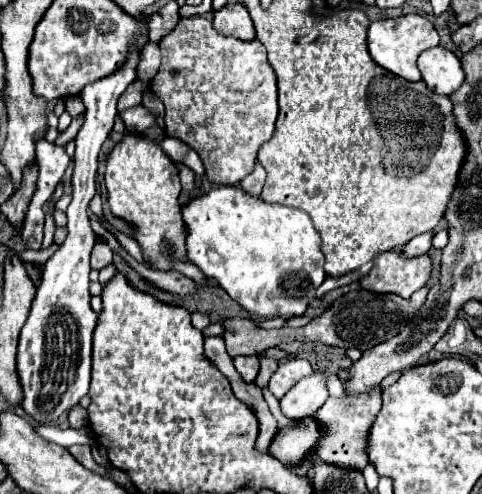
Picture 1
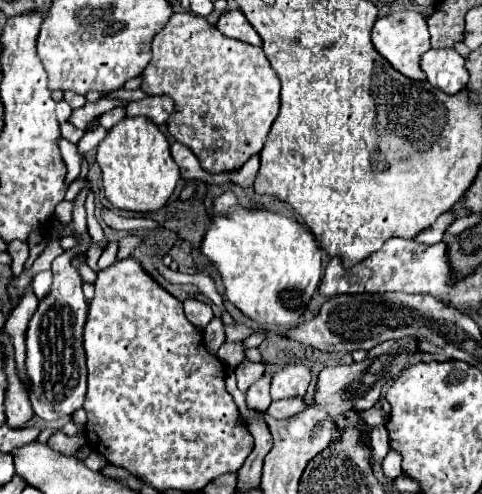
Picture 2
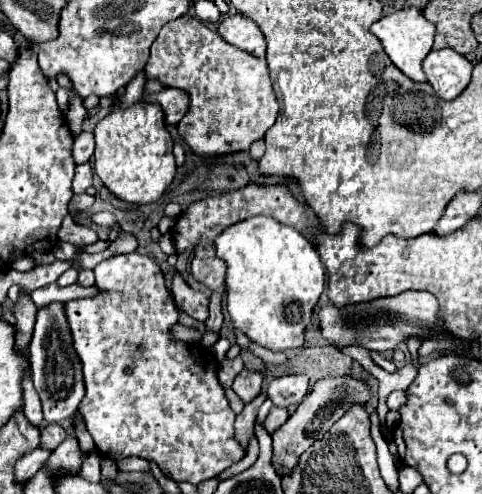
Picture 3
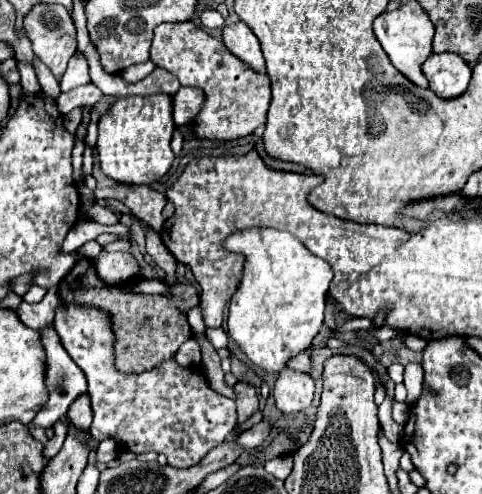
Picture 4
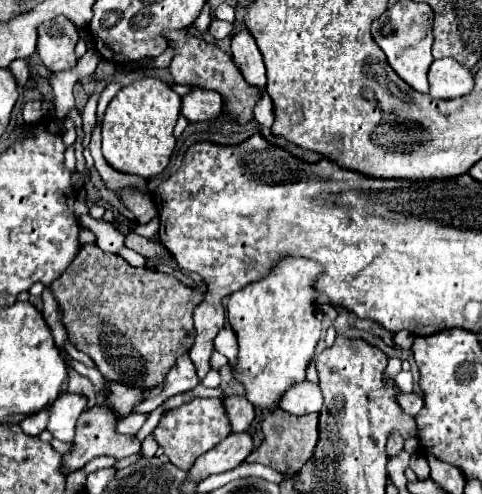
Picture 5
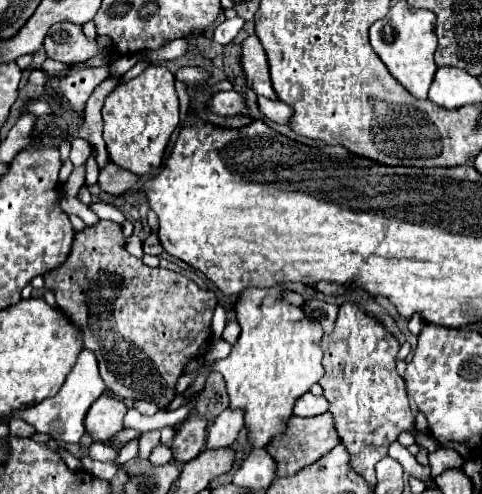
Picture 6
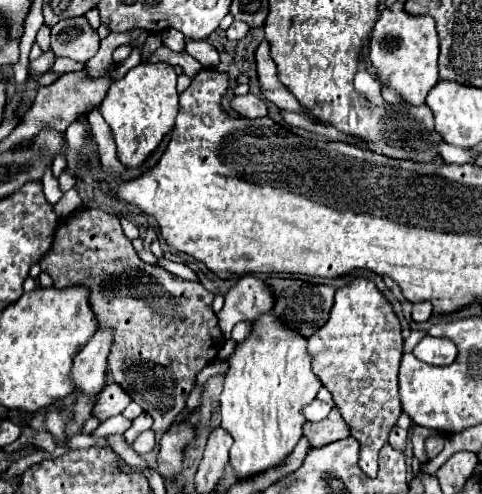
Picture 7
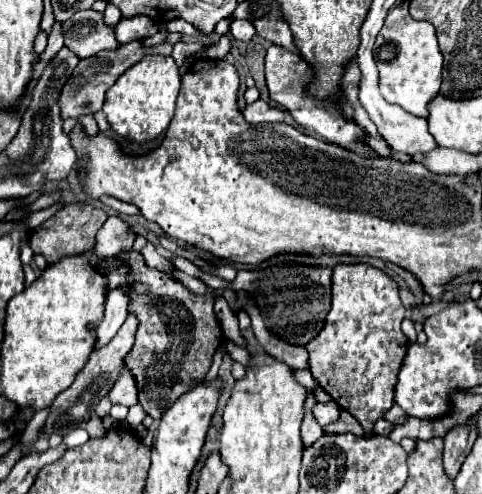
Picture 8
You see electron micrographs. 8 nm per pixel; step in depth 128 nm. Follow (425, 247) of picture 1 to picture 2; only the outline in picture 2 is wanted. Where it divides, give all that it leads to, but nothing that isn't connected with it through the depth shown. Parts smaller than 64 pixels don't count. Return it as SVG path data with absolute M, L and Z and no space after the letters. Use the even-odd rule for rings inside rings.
M452 210L440 214L430 228L426 228L424 232L420 232L420 236L416 236L416 240L420 240L422 244L436 244L436 242L440 242L444 238L448 226L454 222L454 218L456 218L456 214Z

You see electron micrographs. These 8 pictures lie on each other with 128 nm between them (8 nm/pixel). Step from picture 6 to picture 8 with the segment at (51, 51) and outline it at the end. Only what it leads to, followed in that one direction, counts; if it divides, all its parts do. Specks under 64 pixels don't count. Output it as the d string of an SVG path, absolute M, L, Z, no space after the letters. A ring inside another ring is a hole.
M92 8L80 10L64 22L64 38L66 46L80 58L88 58L118 46L114 26L108 26L104 22L104 14Z

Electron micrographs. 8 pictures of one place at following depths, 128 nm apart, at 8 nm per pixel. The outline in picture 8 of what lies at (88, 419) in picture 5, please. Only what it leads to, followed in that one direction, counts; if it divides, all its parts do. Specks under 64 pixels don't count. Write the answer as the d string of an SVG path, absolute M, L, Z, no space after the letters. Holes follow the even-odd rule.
M124 370L120 374L120 378L116 380L116 384L112 386L112 390L108 392L112 404L124 404L124 406L132 406L138 404L138 388L136 388L136 378Z

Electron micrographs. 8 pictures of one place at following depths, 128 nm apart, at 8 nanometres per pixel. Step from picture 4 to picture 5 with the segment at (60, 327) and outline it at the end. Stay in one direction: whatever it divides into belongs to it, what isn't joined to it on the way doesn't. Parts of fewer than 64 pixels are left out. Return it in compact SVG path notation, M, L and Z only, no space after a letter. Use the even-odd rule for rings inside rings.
M112 382L112 384L110 384L110 396L108 396L106 406L110 406L120 418L124 418L124 416L128 416L128 414L132 412L132 408L140 402L142 392L144 392L144 390L136 390L136 388L128 388L128 386L124 386L124 384ZM194 398L192 402L170 410L154 430L154 436L158 444L164 448L164 454L170 458L174 466L182 470L188 470L198 456L208 452L208 448L214 448L214 444L224 440L226 434L230 434L230 424L220 398L210 398L210 400Z

